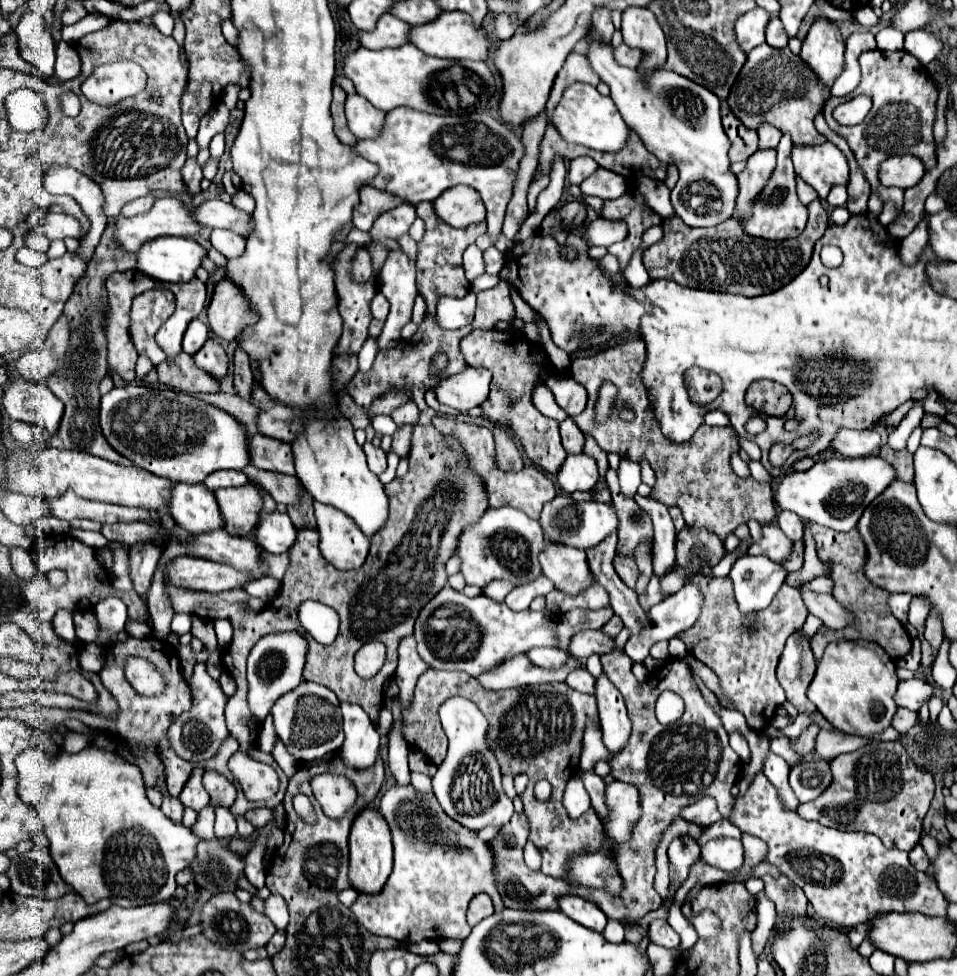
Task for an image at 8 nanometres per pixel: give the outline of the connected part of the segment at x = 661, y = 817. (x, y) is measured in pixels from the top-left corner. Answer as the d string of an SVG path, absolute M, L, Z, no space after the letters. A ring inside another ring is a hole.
M614 649L612 653L602 655L600 661L606 677L612 679L616 689L622 693L628 707L628 717L632 721L632 737L628 741L628 747L620 751L620 755L610 755L608 759L612 763L612 777L640 787L642 817L634 827L632 841L614 845L618 871L624 879L622 895L612 897L604 891L586 891L584 887L572 887L572 893L596 901L596 905L600 905L610 919L624 921L626 917L640 919L648 911L660 907L660 895L654 891L654 875L656 875L654 851L662 837L662 831L672 823L672 819L680 813L684 805L700 799L702 795L712 795L718 801L722 817L727 819L734 805L734 797L730 799L730 789L740 775L742 763L740 757L734 755L734 751L728 745L728 733L722 725L720 715L706 703L706 699L702 697L700 689L692 679L692 671L684 663L668 661L670 669L664 667L666 673L662 671L656 681L638 683L636 677L630 675L630 659L622 651ZM662 691L674 691L684 699L686 709L676 723L660 725L656 721L654 701Z

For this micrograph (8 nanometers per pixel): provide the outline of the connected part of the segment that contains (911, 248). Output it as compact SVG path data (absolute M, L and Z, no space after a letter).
M924 213L922 221L916 225L916 229L906 239L900 241L902 259L906 263L914 263L926 243L928 243L928 213Z

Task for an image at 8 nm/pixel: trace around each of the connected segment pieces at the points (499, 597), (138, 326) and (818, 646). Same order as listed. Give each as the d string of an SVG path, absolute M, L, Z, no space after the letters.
M492 581L490 585L486 585L484 587L484 595L486 597L490 597L490 599L494 599L494 601L504 601L504 597L512 591L514 587L512 587L512 583L504 583L504 581Z
M152 289L140 293L132 303L132 341L140 355L146 355L154 365L166 359L166 353L156 345L154 335L160 325L174 313L174 295L168 289Z
M820 627L818 633L812 637L812 651L814 651L814 657L820 661L822 653L824 653L824 647L830 643L830 641L836 641L836 631L834 629L828 629L828 627Z

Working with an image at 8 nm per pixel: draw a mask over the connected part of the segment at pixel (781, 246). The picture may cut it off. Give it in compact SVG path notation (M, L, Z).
M814 199L810 203L810 217L804 233L780 243L744 233L736 219L728 219L716 229L696 229L688 227L680 217L672 217L666 219L662 227L664 239L644 253L644 265L652 279L672 279L692 289L756 297L784 287L808 265L814 243L828 227L828 213L820 205L820 199Z

